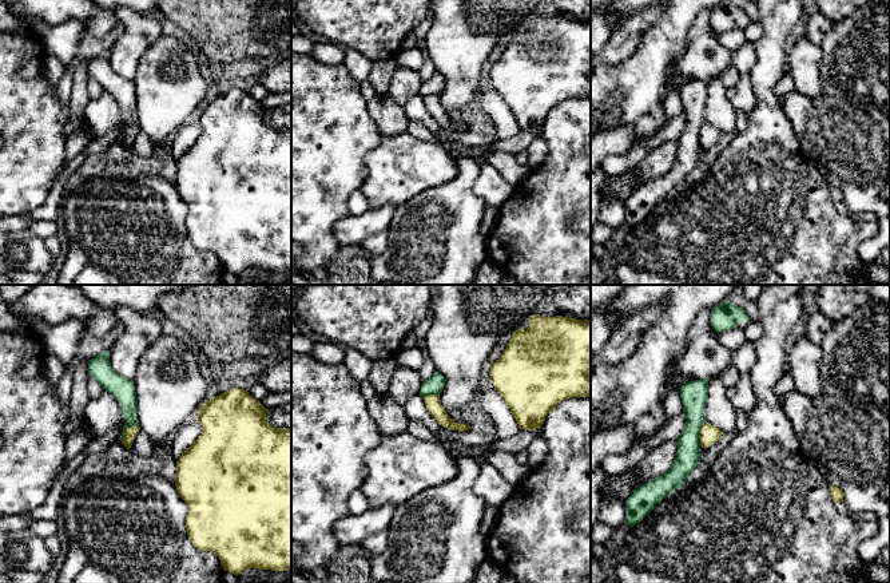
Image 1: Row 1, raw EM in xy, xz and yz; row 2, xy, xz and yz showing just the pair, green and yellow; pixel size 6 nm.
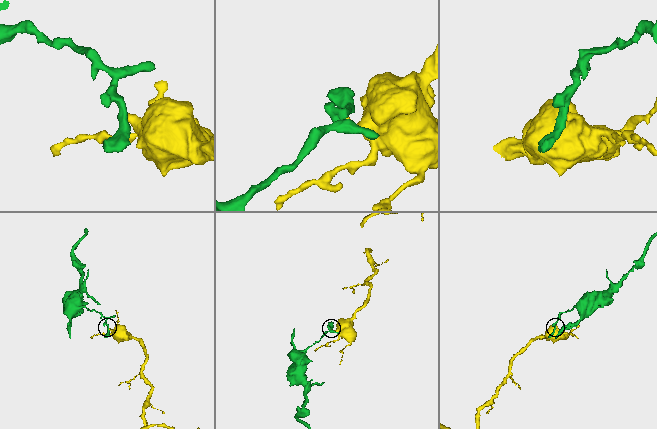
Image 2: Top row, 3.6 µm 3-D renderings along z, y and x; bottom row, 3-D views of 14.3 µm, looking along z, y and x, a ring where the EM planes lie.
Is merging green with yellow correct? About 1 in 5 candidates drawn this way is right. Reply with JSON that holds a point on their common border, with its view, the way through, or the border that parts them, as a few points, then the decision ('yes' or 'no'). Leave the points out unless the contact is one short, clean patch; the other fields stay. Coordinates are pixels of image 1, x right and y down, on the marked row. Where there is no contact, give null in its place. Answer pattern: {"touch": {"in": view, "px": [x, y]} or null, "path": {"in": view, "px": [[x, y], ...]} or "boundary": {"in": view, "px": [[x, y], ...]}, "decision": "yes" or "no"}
{"touch": {"in": "yz", "px": [699, 433]}, "boundary": {"in": "yz", "px": [[704, 421], [700, 429], [699, 445]]}, "decision": "no"}

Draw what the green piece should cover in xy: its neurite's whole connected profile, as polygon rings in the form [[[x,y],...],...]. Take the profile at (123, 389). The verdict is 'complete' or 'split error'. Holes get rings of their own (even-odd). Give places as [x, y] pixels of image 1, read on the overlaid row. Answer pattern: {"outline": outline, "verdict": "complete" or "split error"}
{"outline": [[[104,350],[92,358],[87,370],[88,376],[94,377],[106,392],[115,397],[122,409],[122,416],[126,421],[120,436],[122,441],[126,429],[138,424],[138,400],[134,378],[126,378],[112,369],[110,350]]], "verdict": "complete"}

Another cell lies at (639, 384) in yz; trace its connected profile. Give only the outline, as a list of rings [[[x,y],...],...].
[[[628,285],[601,309],[591,313],[591,353],[605,344],[611,333],[637,310],[663,304],[661,316],[652,324],[636,352],[616,364],[601,364],[591,372],[591,405],[615,404],[620,409],[623,427],[633,427],[635,436],[645,437],[668,424],[664,401],[671,384],[679,389],[694,378],[678,376],[675,366],[688,348],[687,333],[702,309],[712,309],[728,300],[736,285]]]

